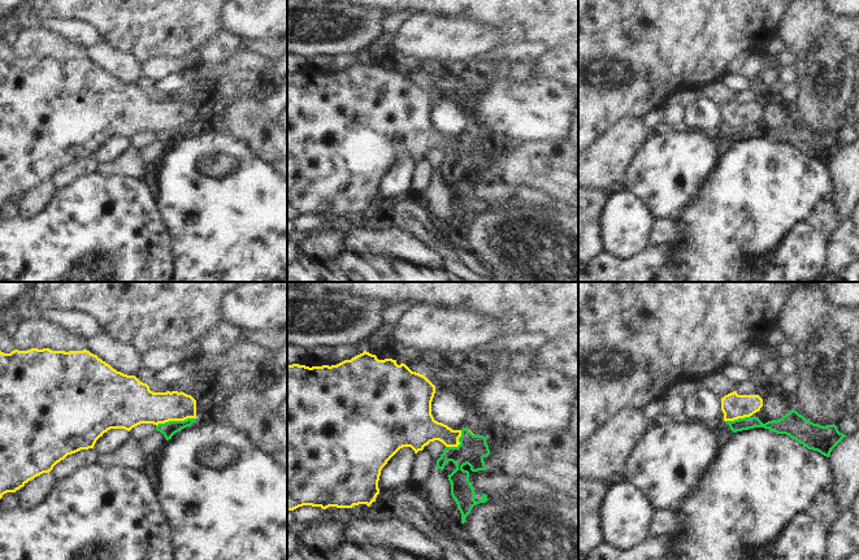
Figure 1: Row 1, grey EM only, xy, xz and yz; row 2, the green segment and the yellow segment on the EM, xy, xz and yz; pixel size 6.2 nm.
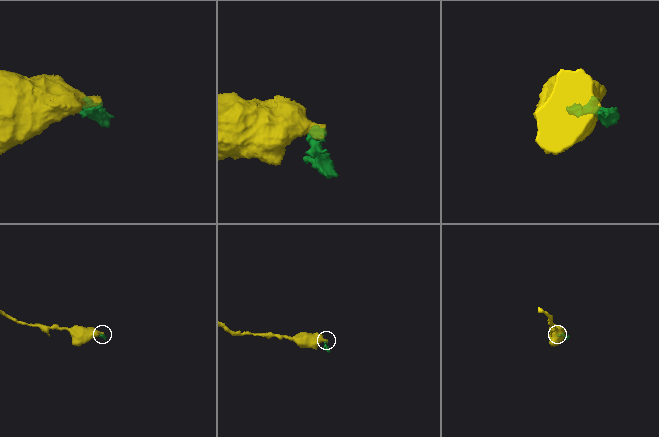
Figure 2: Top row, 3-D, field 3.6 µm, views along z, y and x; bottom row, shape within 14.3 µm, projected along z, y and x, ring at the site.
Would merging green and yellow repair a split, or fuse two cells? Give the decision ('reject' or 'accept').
reject

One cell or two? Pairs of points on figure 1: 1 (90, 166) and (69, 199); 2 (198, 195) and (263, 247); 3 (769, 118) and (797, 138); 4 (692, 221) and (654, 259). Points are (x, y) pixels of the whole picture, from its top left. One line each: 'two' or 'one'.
1: two
2: one
3: one
4: two

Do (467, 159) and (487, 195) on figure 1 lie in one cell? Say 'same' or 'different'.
same

